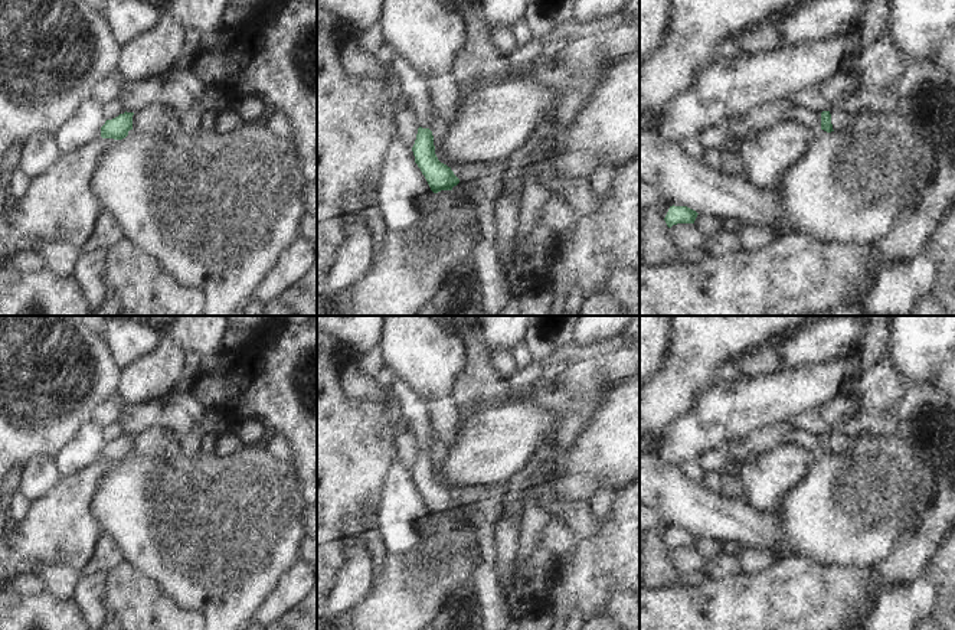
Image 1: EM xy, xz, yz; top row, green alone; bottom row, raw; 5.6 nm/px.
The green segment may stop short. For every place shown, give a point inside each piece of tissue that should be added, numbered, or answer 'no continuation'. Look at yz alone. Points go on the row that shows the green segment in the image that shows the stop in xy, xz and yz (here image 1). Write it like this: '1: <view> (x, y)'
no continuation.

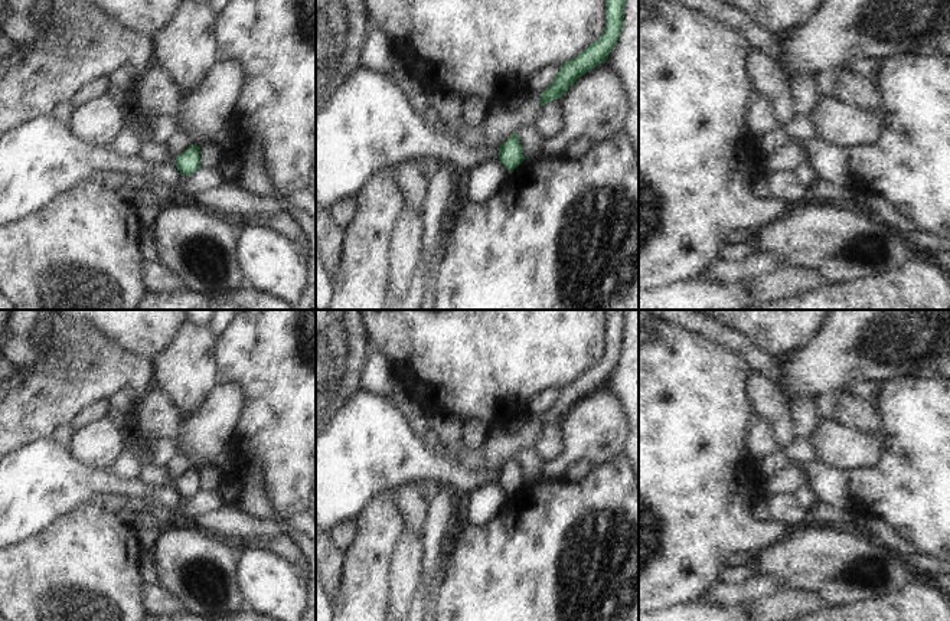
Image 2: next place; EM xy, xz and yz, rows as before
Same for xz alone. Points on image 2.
no continuation.

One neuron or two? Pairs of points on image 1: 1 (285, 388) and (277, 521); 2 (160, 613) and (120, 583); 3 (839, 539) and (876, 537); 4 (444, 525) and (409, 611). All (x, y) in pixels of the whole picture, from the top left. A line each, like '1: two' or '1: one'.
1: two
2: one
3: one
4: one

